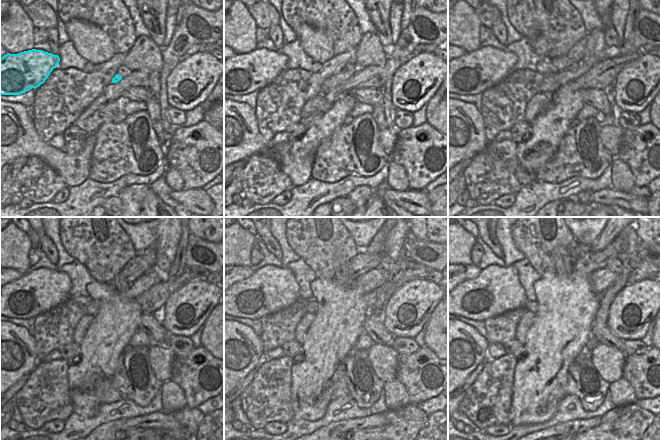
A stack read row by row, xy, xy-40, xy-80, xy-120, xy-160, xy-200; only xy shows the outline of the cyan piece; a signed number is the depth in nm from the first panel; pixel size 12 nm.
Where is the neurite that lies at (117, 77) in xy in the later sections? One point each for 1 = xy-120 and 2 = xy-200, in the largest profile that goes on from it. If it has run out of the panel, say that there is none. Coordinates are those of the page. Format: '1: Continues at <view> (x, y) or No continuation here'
1: Continues at xy-120 (92, 308)
2: Continues at xy-200 (495, 290)

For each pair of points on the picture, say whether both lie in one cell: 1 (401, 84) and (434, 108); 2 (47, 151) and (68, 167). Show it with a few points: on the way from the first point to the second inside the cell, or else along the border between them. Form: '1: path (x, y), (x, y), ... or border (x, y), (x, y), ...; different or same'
1: border (437, 89), (426, 102); different
2: path (52, 156), (63, 164); same

